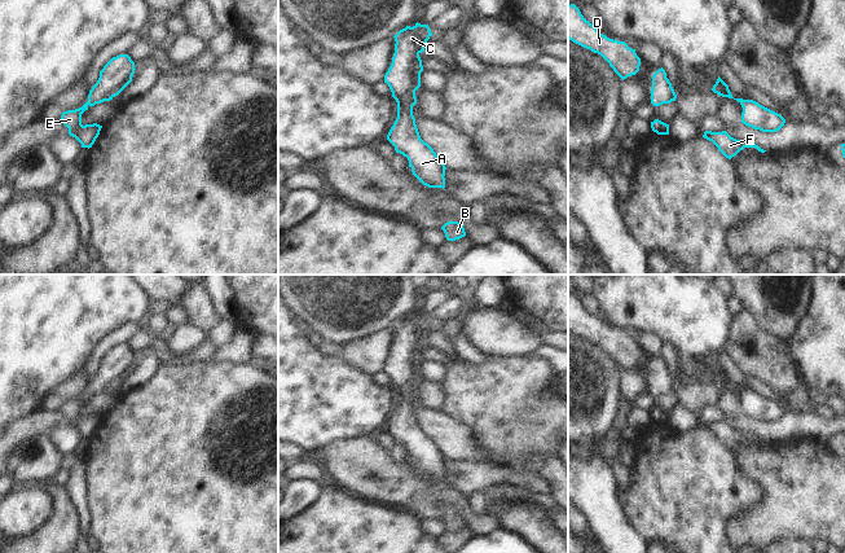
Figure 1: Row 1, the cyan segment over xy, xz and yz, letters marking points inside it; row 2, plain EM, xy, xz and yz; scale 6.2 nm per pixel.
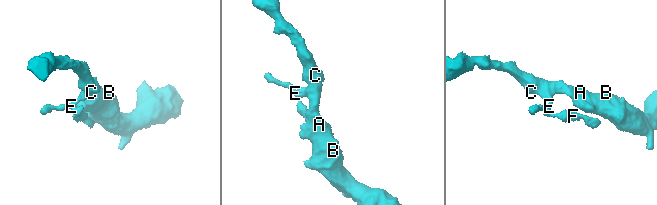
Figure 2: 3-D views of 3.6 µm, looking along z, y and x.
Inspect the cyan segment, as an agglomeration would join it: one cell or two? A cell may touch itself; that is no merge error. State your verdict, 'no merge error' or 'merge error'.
no merge error

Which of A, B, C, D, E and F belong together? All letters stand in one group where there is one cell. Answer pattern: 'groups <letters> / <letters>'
groups A B C D E F

